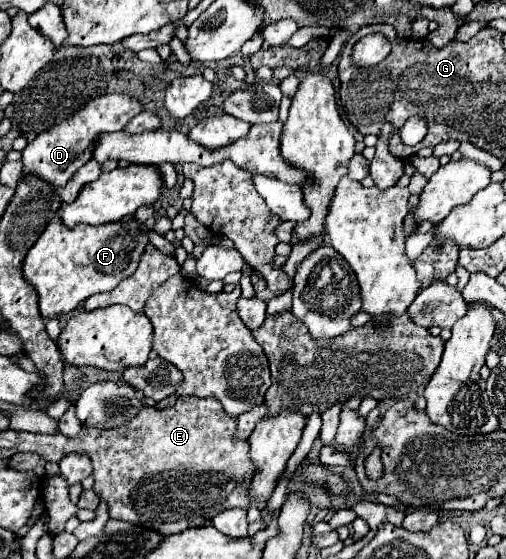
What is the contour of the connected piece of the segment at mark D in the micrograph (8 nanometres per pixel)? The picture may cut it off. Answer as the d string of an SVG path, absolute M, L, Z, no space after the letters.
M111 93L111 95L101 95L97 99L91 99L81 111L49 127L47 131L39 133L37 139L23 149L23 173L39 175L51 185L63 187L81 165L93 159L95 141L99 139L99 135L123 131L127 123L141 111L143 105L135 97L129 97L125 93Z

